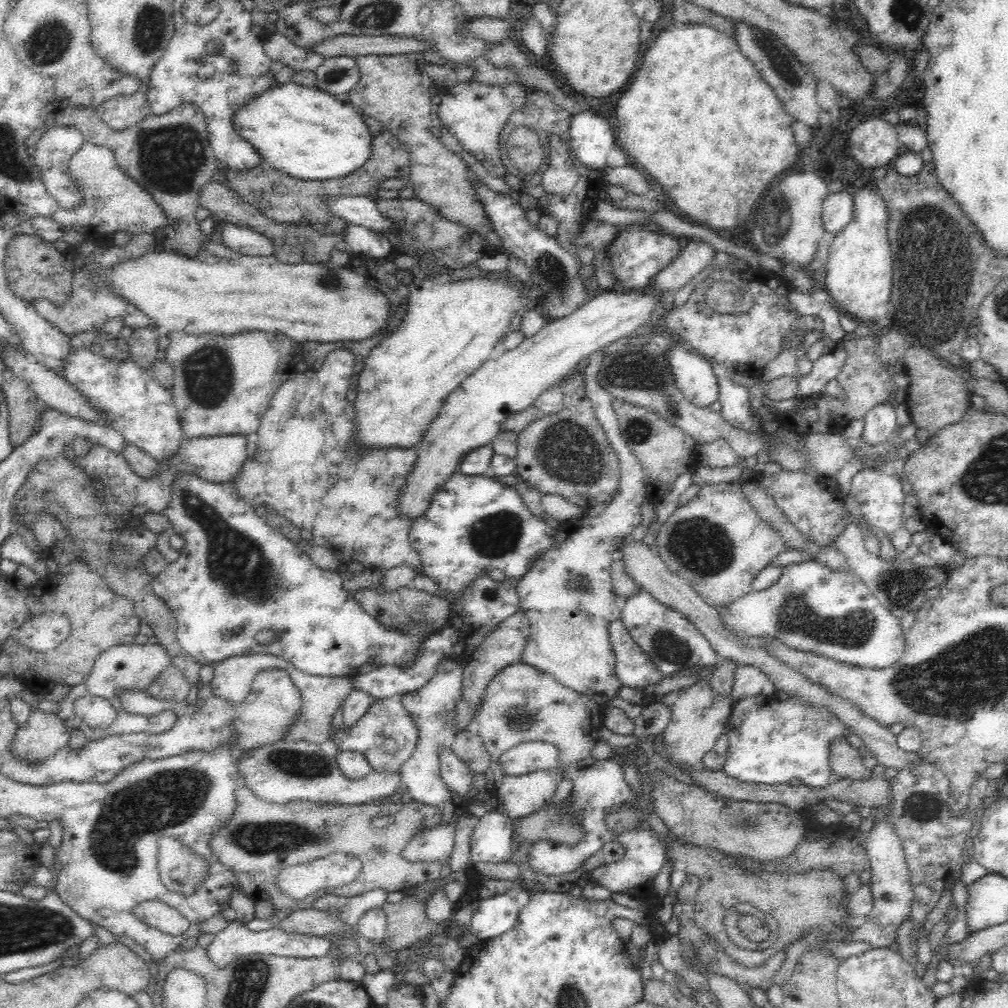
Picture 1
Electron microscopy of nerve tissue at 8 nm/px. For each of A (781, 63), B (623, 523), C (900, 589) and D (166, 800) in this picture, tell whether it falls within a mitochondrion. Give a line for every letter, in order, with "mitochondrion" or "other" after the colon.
A: mitochondrion
B: other
C: mitochondrion
D: mitochondrion

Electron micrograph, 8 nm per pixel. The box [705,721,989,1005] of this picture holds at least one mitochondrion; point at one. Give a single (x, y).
(919, 806)

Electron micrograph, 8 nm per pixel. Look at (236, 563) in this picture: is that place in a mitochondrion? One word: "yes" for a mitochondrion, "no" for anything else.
yes

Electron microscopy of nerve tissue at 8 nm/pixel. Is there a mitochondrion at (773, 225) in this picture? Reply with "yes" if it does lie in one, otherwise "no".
yes

